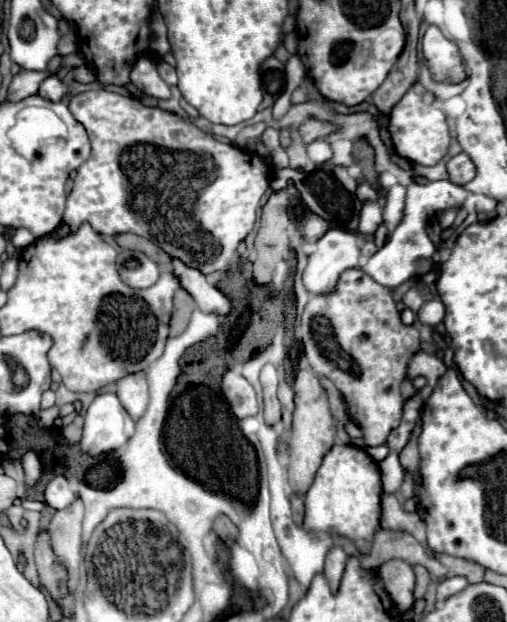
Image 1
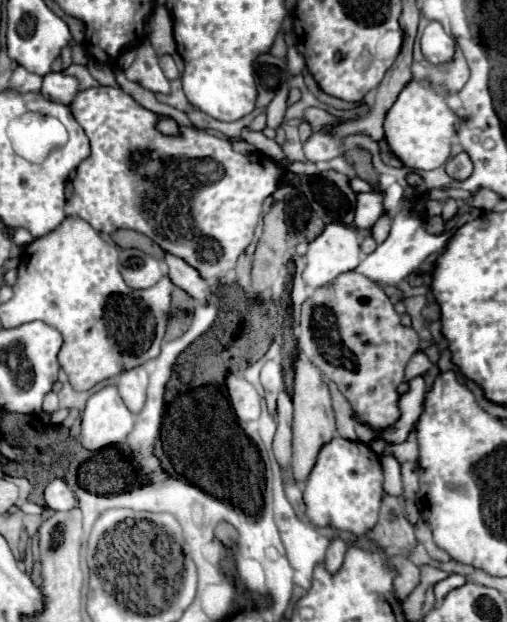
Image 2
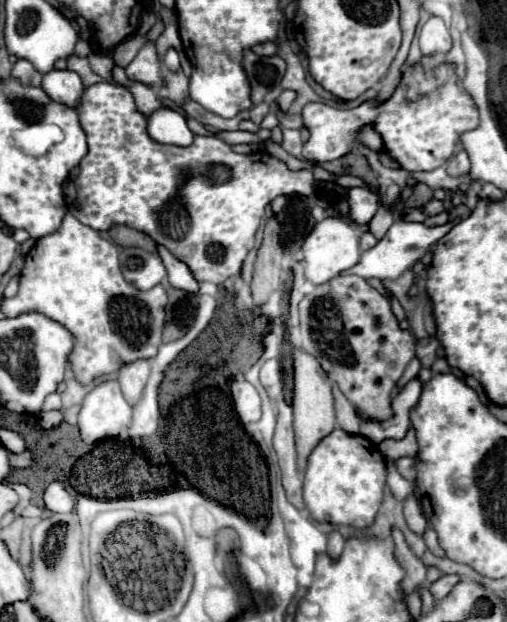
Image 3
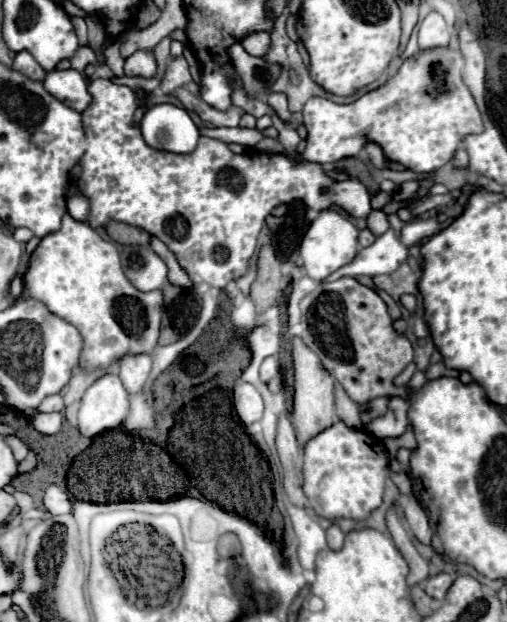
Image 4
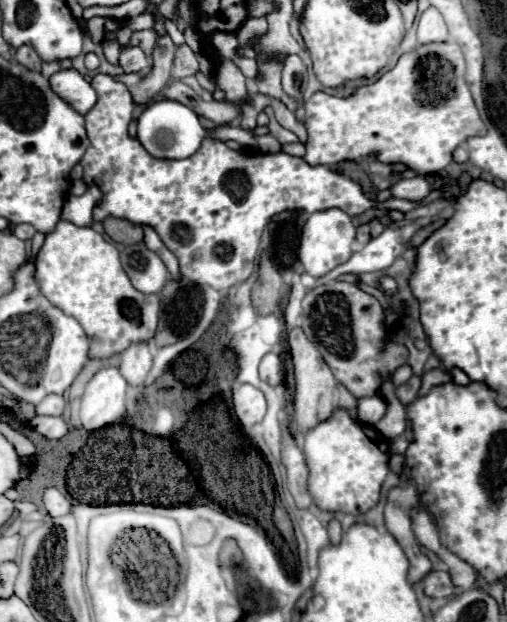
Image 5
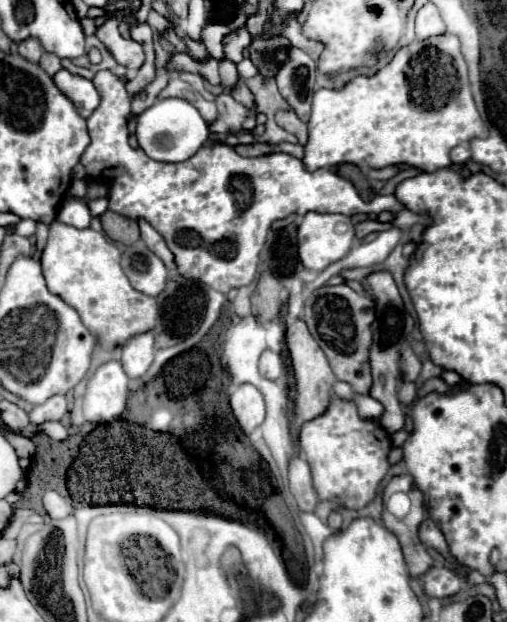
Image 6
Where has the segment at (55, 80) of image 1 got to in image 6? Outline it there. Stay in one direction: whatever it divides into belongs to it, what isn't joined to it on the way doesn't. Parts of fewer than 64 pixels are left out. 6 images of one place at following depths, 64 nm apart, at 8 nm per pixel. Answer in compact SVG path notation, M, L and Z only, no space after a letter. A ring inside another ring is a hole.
M64 68L54 74L54 80L56 80L56 86L74 102L78 114L82 118L90 118L92 112L100 104L100 96L98 96L94 84L82 76L70 74Z

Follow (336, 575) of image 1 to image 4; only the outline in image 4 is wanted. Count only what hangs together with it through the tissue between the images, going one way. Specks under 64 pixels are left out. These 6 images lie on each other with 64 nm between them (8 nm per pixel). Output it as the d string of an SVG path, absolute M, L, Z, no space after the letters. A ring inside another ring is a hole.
M332 524L332 526L326 530L326 534L328 534L328 546L330 546L332 550L338 550L338 548L342 546L342 540L344 540L344 534L342 534L342 530L338 528L338 524Z

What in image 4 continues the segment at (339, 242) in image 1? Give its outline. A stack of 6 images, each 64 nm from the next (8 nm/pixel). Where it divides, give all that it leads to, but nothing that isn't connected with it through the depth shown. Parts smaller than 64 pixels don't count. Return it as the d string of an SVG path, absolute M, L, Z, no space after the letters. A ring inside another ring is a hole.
M322 210L316 220L312 220L304 240L300 244L300 256L304 262L304 270L312 280L324 280L340 266L348 264L358 254L358 228L336 210Z

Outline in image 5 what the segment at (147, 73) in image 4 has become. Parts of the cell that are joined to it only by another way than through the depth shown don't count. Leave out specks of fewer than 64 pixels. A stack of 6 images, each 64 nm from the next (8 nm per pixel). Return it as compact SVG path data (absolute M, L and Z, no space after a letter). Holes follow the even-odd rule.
M120 46L120 66L124 72L144 72L150 68L150 60L140 46Z

